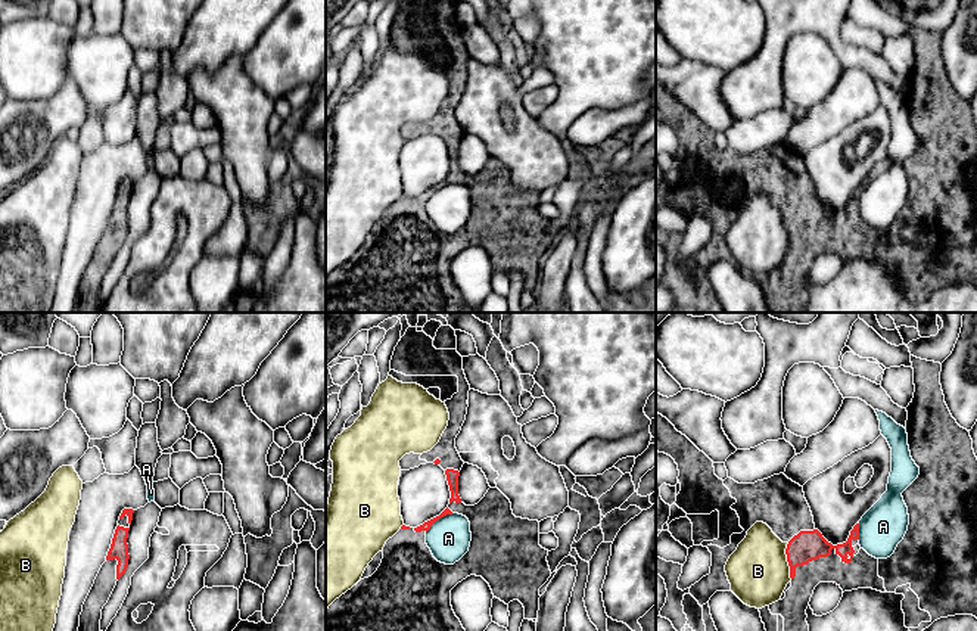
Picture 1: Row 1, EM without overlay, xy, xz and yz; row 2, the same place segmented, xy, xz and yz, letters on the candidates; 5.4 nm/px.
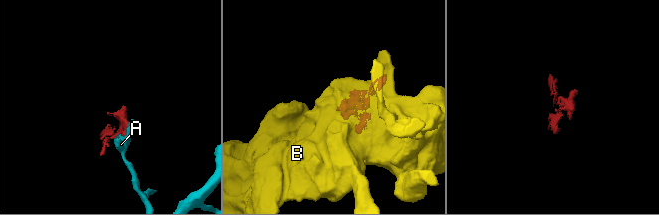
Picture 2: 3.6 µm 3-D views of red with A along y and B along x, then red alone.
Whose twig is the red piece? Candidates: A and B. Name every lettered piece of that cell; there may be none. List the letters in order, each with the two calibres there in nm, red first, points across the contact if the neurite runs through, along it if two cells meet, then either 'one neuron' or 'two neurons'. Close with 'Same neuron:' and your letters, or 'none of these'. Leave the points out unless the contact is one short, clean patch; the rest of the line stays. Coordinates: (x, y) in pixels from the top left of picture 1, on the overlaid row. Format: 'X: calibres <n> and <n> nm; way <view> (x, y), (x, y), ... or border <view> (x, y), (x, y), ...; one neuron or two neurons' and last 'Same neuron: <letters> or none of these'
A: calibres 50 and 240 nm; border xz (453, 513), (441, 516), (426, 532); two neurons
B: calibres 170 and 340 nm; two neurons
Same neuron: none of these

